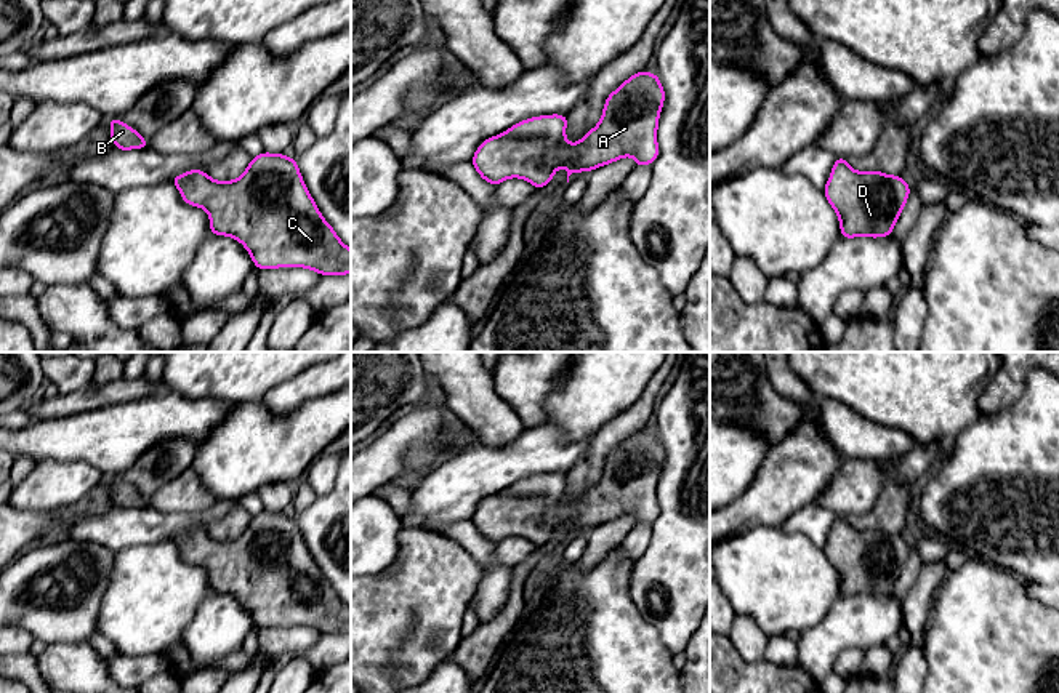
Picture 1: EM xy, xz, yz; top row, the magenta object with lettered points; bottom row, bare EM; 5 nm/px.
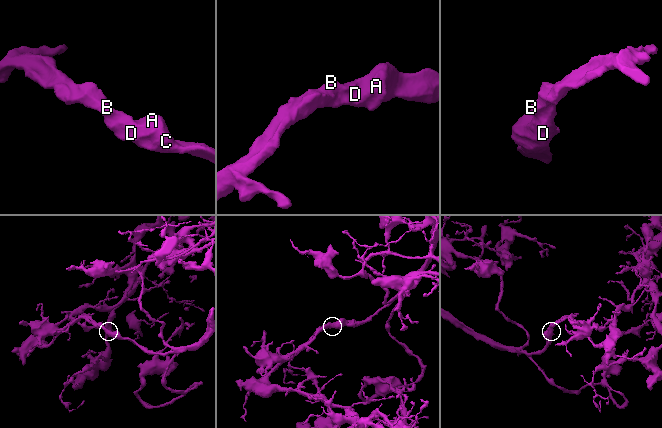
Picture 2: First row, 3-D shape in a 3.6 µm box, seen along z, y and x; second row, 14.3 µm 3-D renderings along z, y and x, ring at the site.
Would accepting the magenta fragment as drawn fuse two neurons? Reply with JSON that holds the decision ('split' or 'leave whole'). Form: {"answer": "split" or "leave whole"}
{"answer": "leave whole"}

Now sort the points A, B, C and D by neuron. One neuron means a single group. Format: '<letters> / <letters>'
A B C D

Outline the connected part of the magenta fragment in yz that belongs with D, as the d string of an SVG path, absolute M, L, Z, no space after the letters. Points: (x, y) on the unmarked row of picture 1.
M838 515L822 549L840 576L843 597L878 597L891 594L910 547L902 535L854 530Z

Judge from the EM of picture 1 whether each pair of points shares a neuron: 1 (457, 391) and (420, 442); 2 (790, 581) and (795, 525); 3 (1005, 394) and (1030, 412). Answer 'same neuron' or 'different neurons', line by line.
1: different neurons
2: different neurons
3: different neurons

